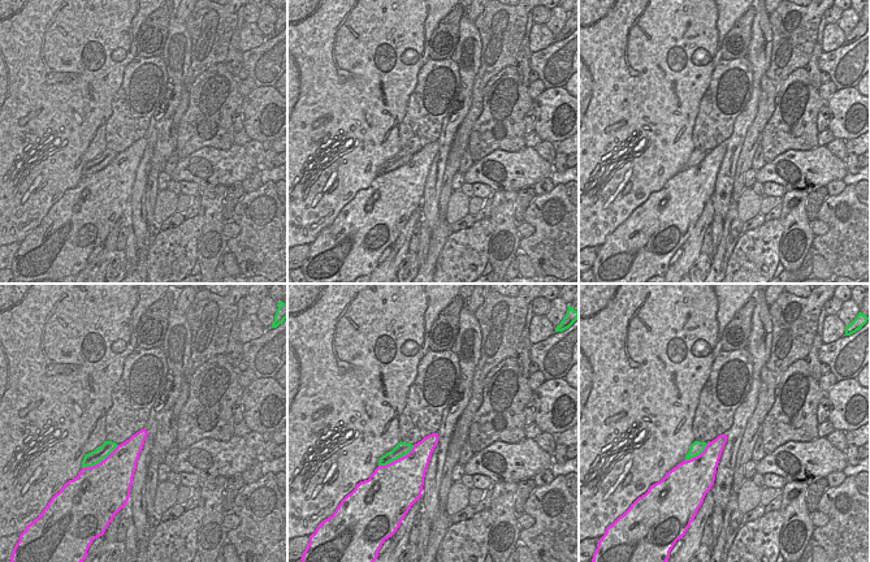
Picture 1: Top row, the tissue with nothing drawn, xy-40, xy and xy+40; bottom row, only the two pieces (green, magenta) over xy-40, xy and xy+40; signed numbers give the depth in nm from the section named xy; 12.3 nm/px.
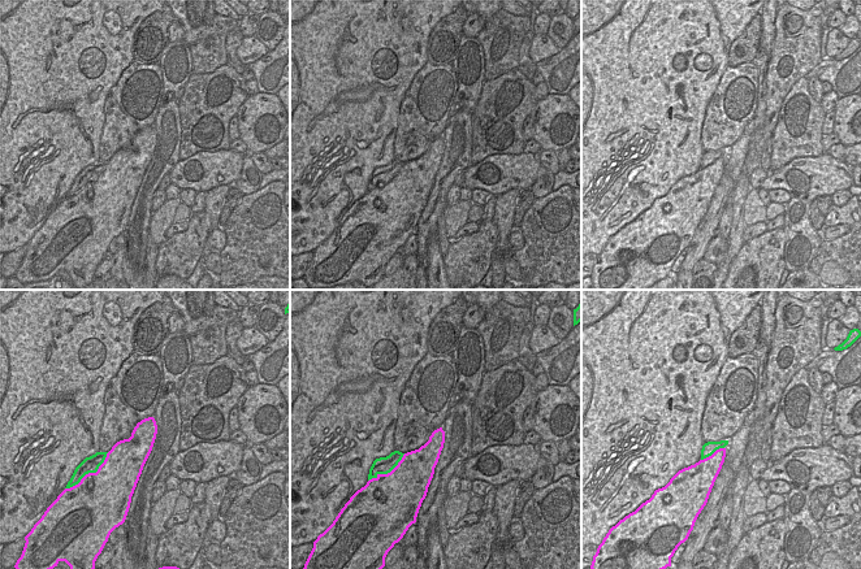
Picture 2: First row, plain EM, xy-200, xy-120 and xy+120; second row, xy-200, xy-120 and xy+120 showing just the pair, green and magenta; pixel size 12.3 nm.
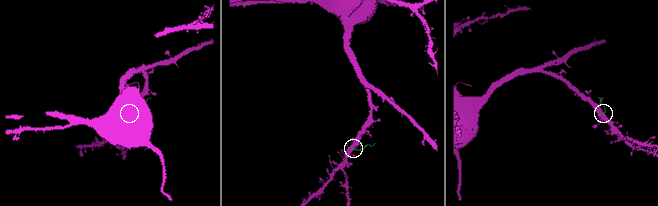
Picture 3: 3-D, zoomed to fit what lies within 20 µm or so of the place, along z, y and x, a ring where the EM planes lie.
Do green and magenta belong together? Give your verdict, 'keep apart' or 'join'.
keep apart

